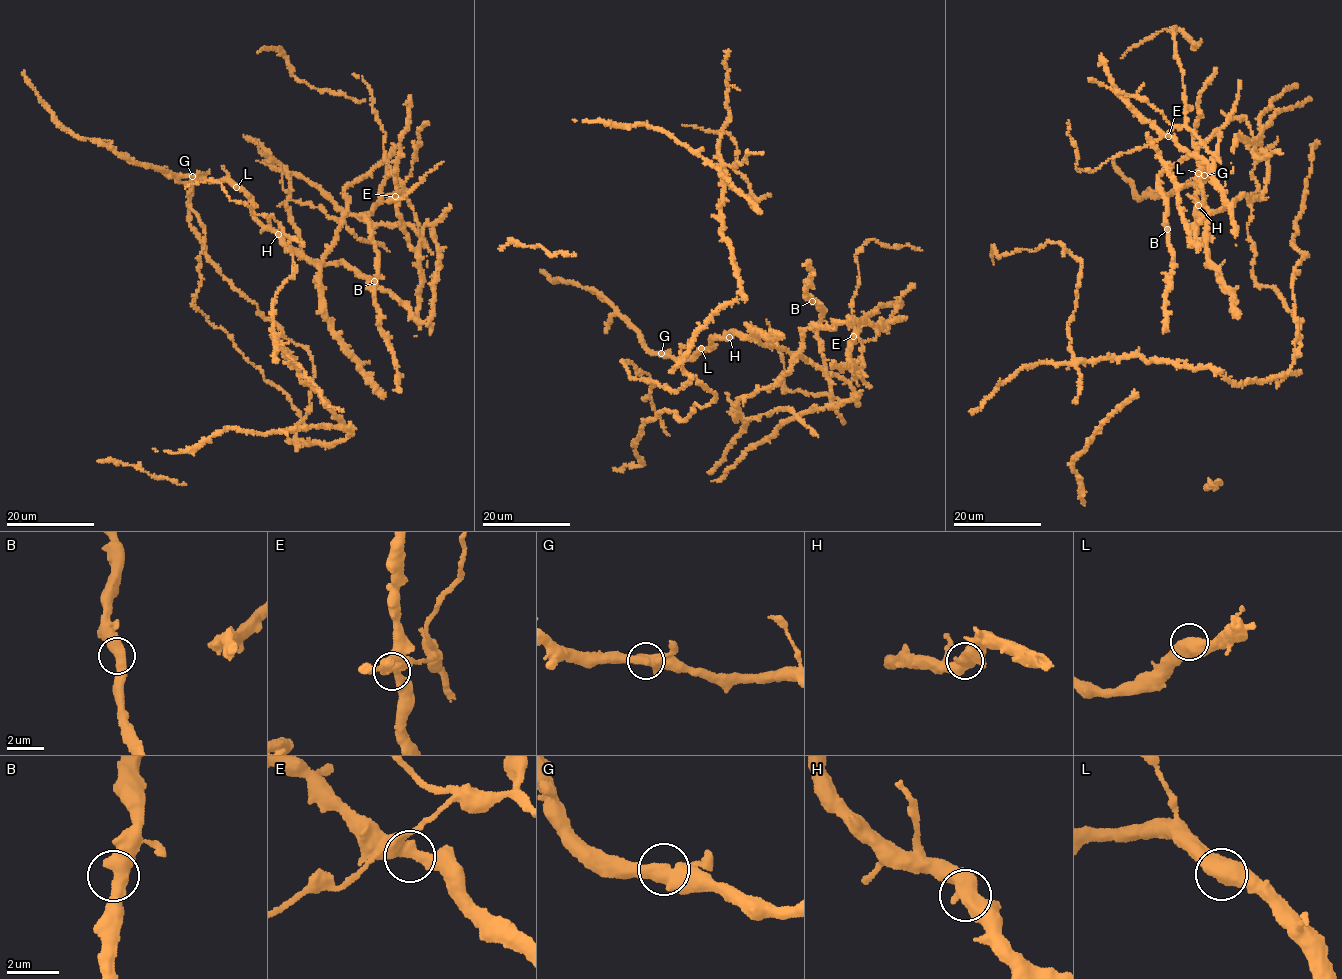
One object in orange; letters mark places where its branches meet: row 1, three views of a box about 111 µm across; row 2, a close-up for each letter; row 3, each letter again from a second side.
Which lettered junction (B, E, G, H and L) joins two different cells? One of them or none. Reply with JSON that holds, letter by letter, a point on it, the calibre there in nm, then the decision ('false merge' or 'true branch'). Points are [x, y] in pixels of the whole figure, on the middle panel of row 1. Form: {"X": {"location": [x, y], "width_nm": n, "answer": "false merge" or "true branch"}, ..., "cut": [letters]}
{"B": {"location": [812, 301], "width_nm": 550, "answer": "true branch"}, "E": {"location": [853, 336], "width_nm": 480, "answer": "true branch"}, "G": {"location": [661, 353], "width_nm": 550, "answer": "true branch"}, "H": {"location": [729, 337], "width_nm": 550, "answer": "true branch"}, "L": {"location": [701, 348], "width_nm": 550, "answer": "true branch"}, "cut": []}

